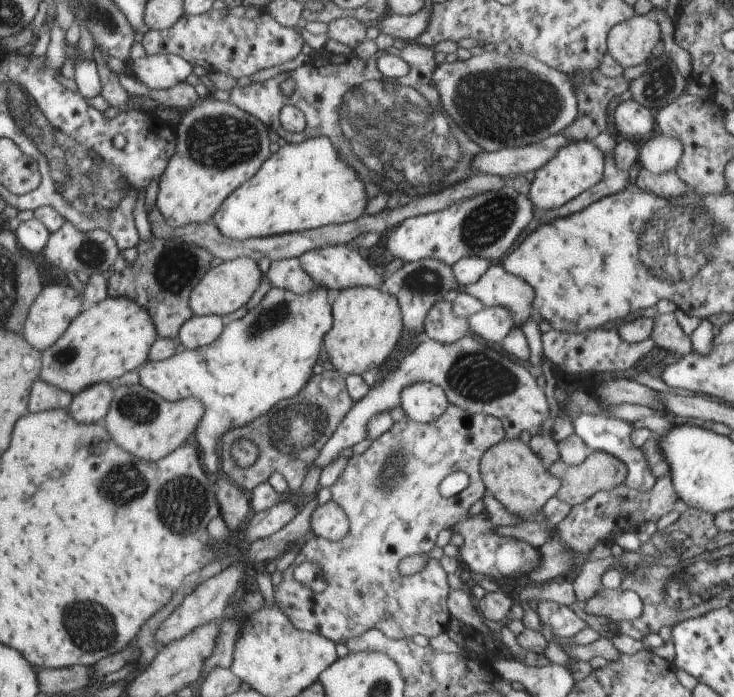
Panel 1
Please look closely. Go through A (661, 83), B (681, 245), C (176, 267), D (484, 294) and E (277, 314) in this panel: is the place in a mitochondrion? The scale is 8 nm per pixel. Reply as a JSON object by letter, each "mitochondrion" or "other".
{"A":"mitochondrion","B":"mitochondrion","C":"mitochondrion","D":"other","E":"mitochondrion"}

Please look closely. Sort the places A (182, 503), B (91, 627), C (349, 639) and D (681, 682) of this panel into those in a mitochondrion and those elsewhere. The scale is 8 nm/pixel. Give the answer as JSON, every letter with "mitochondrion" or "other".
{"A":"mitochondrion","B":"mitochondrion","C":"other","D":"other"}

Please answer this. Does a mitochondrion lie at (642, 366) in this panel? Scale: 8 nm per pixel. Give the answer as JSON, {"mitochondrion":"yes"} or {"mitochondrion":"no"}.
{"mitochondrion":"no"}

